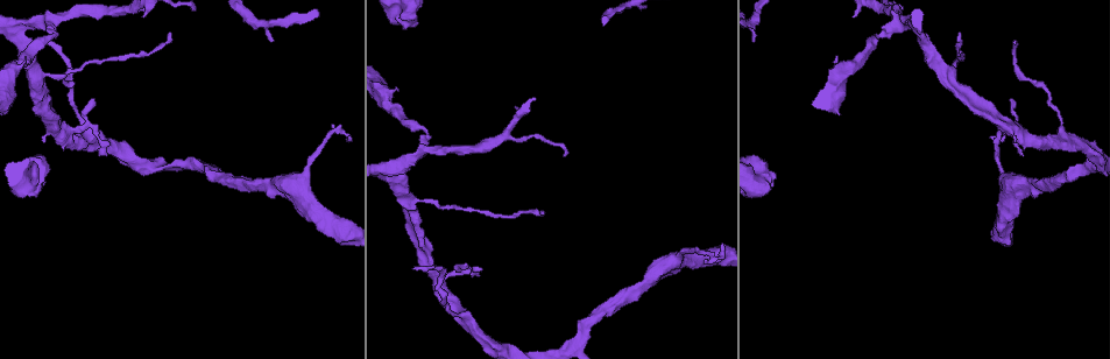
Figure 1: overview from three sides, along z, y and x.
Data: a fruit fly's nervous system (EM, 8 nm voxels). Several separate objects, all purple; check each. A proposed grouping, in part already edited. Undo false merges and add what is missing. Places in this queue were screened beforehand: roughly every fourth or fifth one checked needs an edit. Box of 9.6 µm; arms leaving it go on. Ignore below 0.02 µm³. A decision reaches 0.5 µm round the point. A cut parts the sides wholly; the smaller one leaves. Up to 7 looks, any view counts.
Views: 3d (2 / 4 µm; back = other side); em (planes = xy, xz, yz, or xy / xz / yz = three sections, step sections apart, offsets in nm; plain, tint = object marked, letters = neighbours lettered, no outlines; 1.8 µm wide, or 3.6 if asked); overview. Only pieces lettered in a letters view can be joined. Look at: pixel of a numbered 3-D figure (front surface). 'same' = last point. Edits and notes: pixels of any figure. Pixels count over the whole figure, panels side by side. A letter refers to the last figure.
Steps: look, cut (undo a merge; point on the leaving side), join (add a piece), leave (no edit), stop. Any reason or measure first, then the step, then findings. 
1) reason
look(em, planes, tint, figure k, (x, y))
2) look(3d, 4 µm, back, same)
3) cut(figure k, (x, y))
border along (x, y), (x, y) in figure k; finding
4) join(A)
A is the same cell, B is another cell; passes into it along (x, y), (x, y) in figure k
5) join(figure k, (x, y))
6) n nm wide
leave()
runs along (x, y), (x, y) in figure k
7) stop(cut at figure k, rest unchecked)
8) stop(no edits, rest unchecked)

small branch off a trunk
look(3d, 4 µm, figure 1, (37, 78))

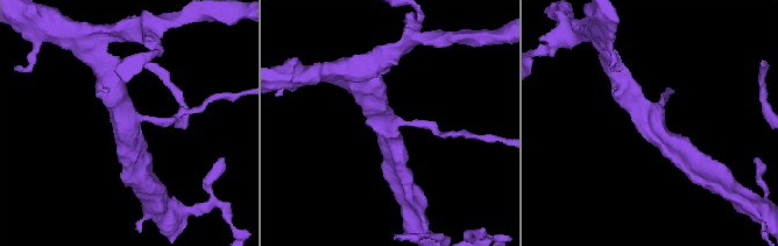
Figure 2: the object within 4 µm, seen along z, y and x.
3 arms
look(em, planes, letters, figure 2, (131, 122))

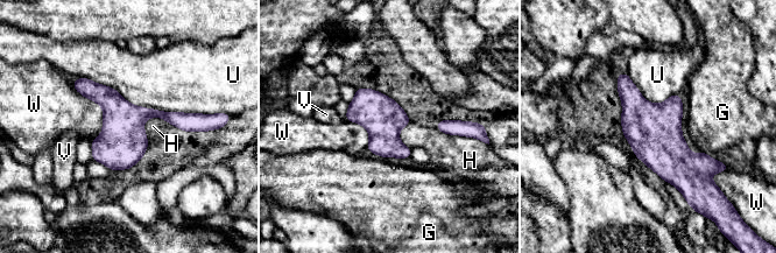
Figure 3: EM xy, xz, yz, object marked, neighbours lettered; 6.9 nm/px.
U touches over 950 nm
leave()
G, H, U, V and W are other cells; all the same neuron

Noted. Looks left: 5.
sharp bend
look(em, 3.6 µm, planes, tint, figure 1, (51, 28))

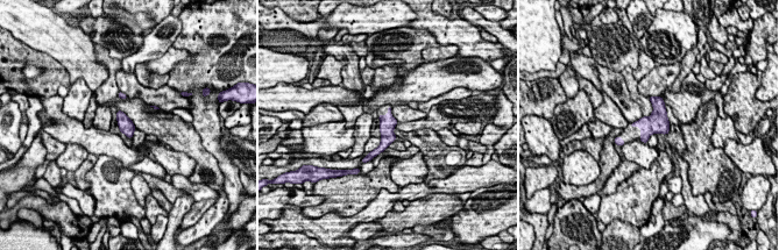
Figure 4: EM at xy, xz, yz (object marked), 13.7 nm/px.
look(em, 3.6 µm, planes, letters, same)

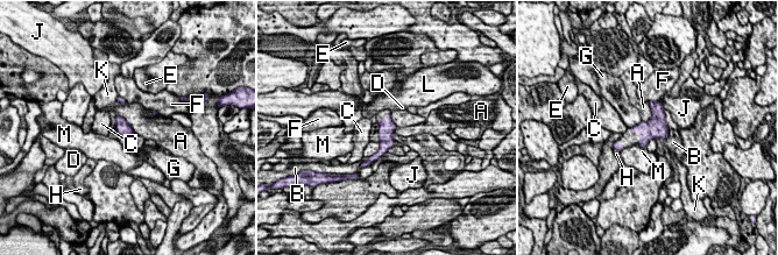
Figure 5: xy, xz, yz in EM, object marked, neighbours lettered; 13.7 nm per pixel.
220 nm wide
leave()
A, B, C, D, E, F, G, H, J, K, L and M are other cells; border along (646, 103), (651, 117), (645, 122) in figure 5; continuous, no second neuron

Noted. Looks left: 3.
stop(no edits, rest unchecked)

